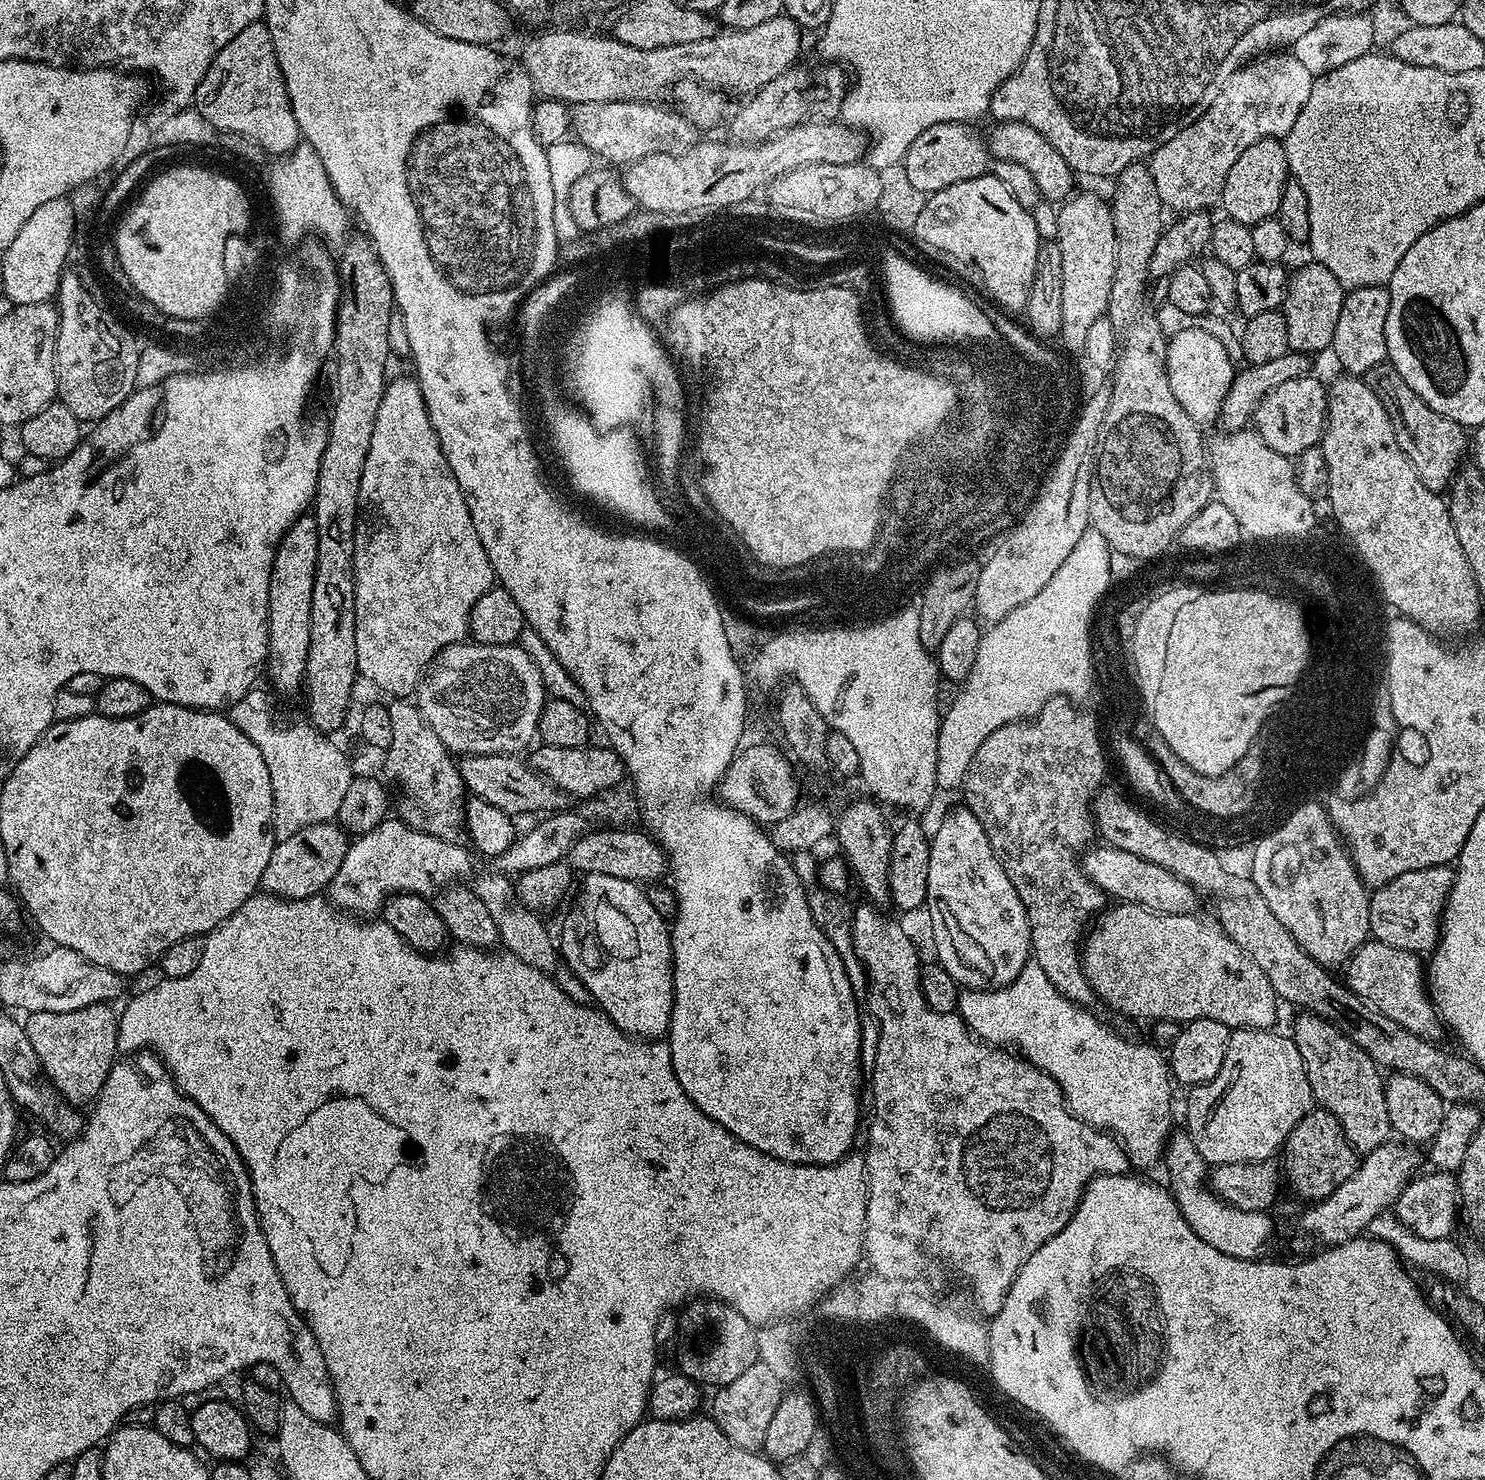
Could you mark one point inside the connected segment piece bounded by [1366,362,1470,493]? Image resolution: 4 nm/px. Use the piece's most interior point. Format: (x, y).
(1435, 444)

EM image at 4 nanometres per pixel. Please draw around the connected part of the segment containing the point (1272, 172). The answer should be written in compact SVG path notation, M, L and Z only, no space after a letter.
M1262 138L1254 142L1254 146L1246 146L1246 150L1238 154L1238 162L1230 166L1230 174L1226 174L1220 195L1222 208L1228 211L1225 212L1227 219L1249 226L1273 219L1278 210L1278 202L1282 202L1284 183L1289 178L1286 150L1279 139Z

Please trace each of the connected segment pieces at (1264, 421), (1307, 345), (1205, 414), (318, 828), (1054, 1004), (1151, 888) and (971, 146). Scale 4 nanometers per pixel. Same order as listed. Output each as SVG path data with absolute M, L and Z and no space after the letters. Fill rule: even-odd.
M1316 374L1290 378L1290 382L1282 382L1282 386L1274 386L1274 390L1265 394L1263 402L1252 415L1251 423L1268 448L1273 448L1278 454L1289 458L1299 458L1306 450L1317 447L1323 441L1324 430L1328 423L1328 388Z
M1307 262L1295 273L1288 277L1288 289L1284 295L1282 311L1286 318L1286 338L1288 347L1294 352L1317 354L1323 350L1331 349L1334 329L1338 327L1338 314L1342 311L1342 302L1346 290L1326 270L1326 266L1315 262Z
M1201 326L1184 329L1174 333L1166 350L1166 370L1170 378L1170 390L1174 390L1174 398L1178 398L1178 406L1190 414L1197 424L1207 426L1220 414L1223 382L1231 381L1234 375L1234 360L1229 356L1226 346L1219 335L1207 332Z
M336 822L306 826L290 838L277 840L270 862L266 862L266 870L262 870L260 888L267 895L283 896L285 900L321 895L332 883L334 874L338 874L349 843L348 833Z
M1028 963L1018 978L1006 988L995 992L964 990L960 993L958 1015L968 1026L973 1036L986 1044L1007 1046L1041 1070L1059 1086L1068 1111L1093 1128L1099 1128L1120 1141L1128 1153L1128 1162L1133 1169L1152 1168L1161 1163L1168 1137L1174 1131L1172 1125L1172 1088L1170 1064L1165 1053L1151 1043L1136 1045L1134 1041L1119 1036L1107 1028L1087 1007L1077 1006L1056 989L1054 982L1046 978L1042 966Z
M1092 846L1083 853L1082 867L1089 880L1104 892L1105 897L1126 904L1140 904L1150 912L1161 912L1171 916L1186 916L1197 911L1198 892L1170 870L1154 862L1144 861L1136 854L1109 846Z
M971 123L935 124L930 130L922 130L918 138L910 146L910 150L902 161L903 171L910 178L916 190L931 194L938 190L946 190L946 186L954 186L954 182L966 182L970 178L978 178L989 171L990 153L983 135L975 132Z

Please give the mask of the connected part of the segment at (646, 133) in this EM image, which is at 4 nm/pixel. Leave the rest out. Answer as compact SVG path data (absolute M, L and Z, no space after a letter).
M606 101L586 102L572 108L572 132L587 146L593 157L609 165L634 162L655 152L687 150L697 143L698 129L685 115L678 116L666 108L655 108L652 102Z

